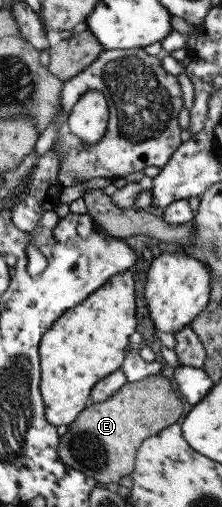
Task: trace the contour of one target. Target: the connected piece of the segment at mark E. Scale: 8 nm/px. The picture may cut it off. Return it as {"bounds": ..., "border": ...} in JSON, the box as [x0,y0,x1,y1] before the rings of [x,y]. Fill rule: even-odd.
{"bounds":[58,374,184,485],"border":[[[160,374],[148,376],[138,382],[127,382],[118,392],[115,392],[104,402],[92,403],[85,407],[78,418],[67,425],[67,431],[59,437],[58,452],[60,458],[66,463],[92,478],[98,485],[116,483],[125,476],[131,475],[135,470],[135,458],[138,447],[148,437],[154,436],[168,425],[176,423],[182,412],[184,404],[172,391],[172,381]]]}

